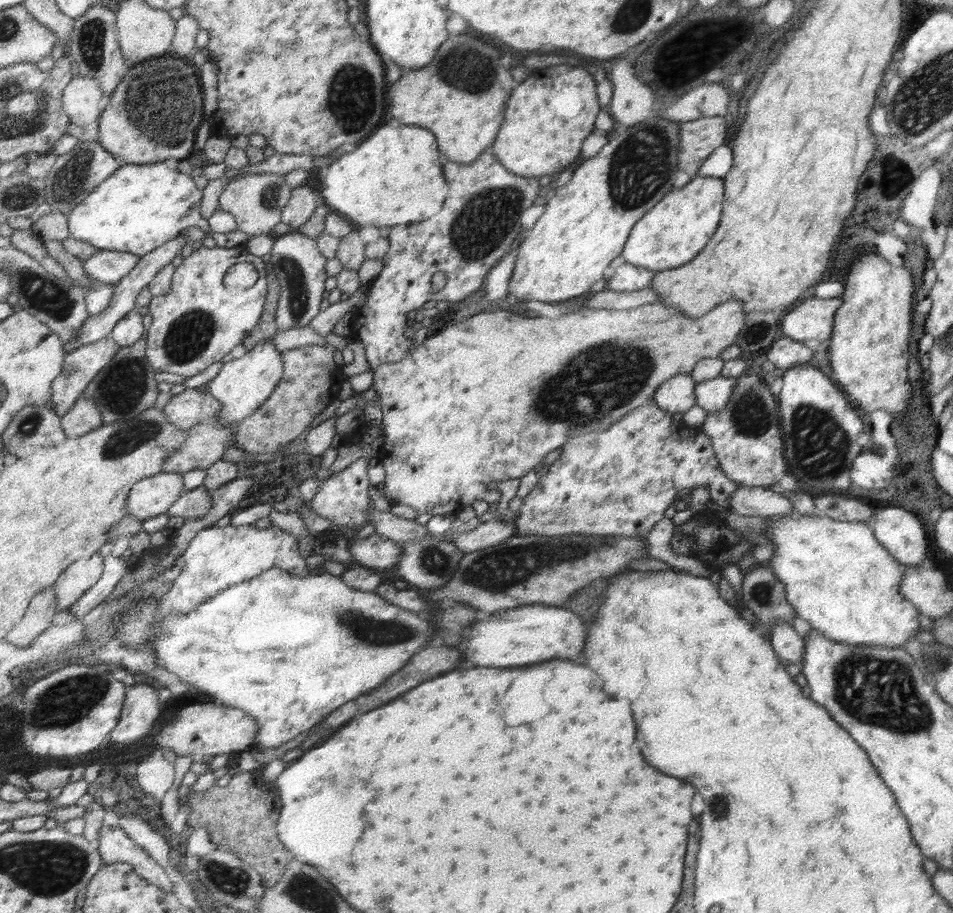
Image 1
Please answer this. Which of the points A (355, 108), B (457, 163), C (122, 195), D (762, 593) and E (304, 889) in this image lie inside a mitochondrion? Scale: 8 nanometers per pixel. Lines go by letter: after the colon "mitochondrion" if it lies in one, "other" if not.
A: mitochondrion
B: other
C: other
D: mitochondrion
E: mitochondrion

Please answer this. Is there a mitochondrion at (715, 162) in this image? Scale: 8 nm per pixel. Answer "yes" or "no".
no

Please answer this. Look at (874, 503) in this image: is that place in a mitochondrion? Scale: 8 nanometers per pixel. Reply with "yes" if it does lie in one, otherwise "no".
no

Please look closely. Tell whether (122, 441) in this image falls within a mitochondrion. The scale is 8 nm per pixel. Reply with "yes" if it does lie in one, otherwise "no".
yes

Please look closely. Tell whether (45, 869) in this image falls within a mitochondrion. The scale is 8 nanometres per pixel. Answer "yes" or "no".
yes

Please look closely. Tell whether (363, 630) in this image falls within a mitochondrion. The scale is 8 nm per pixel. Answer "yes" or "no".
yes

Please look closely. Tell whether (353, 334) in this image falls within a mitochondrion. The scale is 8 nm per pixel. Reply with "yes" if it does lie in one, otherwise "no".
no

